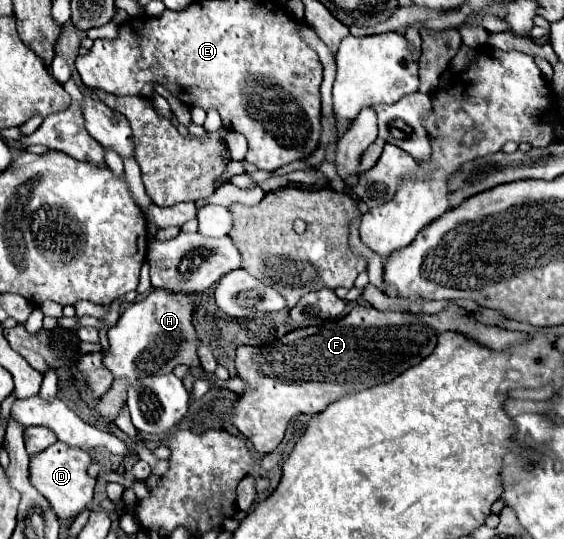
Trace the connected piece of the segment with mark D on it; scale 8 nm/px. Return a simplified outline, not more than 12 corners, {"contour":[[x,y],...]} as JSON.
{"contour":[[62,442],[30,458],[32,486],[60,520],[90,506],[94,458]]}

